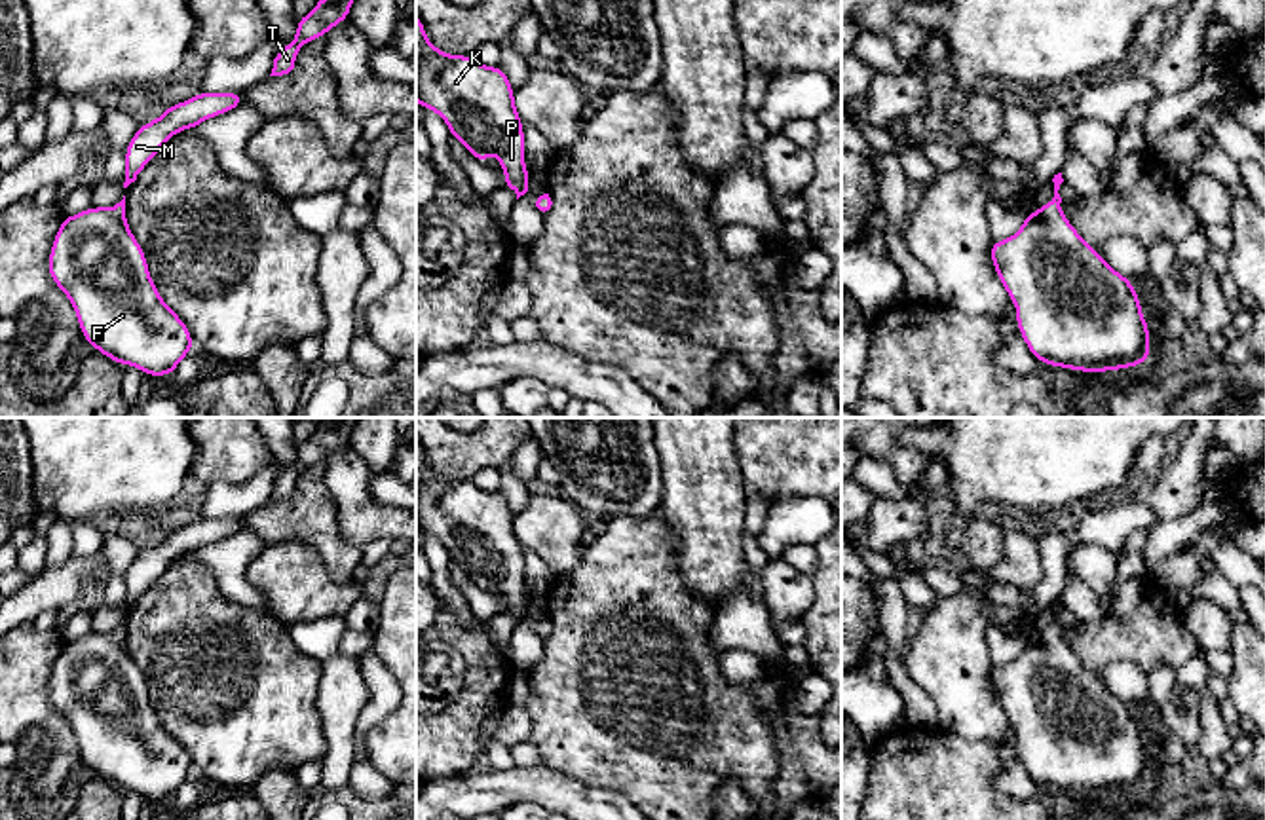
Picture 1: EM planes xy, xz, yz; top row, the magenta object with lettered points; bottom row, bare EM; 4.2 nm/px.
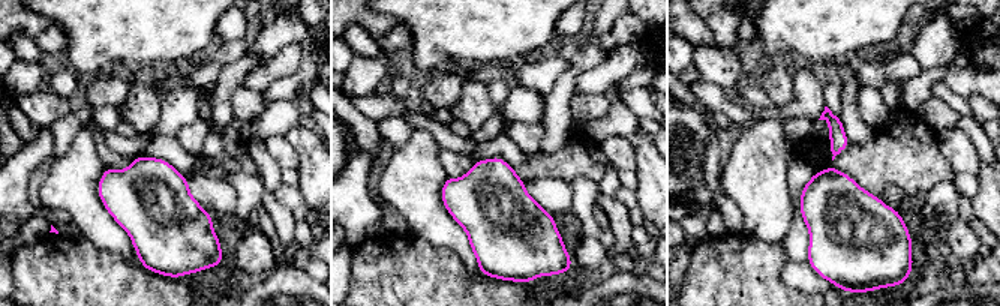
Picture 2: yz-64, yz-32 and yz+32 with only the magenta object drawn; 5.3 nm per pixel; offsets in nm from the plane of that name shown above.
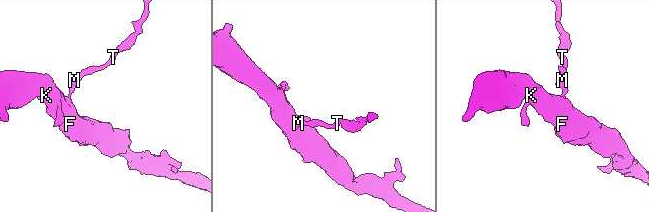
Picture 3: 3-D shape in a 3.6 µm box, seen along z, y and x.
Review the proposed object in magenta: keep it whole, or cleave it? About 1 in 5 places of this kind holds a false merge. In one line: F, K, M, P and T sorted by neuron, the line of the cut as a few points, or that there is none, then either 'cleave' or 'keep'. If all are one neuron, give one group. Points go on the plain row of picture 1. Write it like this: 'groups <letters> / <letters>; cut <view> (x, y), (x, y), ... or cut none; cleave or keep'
groups F K M P T; cut none; keep

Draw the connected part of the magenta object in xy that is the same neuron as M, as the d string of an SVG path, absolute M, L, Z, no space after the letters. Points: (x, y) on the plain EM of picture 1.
M199 516L188 526L167 531L158 545L139 550L137 558L125 571L123 613L137 606L146 588L165 571L165 568L175 558L184 554L196 554L201 547L226 539L237 531L243 531L243 516Z

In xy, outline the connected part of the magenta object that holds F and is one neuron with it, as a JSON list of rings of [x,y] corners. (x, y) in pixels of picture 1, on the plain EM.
[[[125,621],[103,634],[89,632],[63,642],[49,676],[51,706],[68,721],[78,740],[82,763],[116,790],[137,792],[144,801],[171,801],[194,774],[186,748],[161,725],[142,672],[125,643]]]

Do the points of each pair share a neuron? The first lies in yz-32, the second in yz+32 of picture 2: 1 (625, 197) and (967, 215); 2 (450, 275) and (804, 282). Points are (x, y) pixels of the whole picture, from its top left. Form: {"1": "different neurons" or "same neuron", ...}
{"1": "same neuron", "2": "different neurons"}

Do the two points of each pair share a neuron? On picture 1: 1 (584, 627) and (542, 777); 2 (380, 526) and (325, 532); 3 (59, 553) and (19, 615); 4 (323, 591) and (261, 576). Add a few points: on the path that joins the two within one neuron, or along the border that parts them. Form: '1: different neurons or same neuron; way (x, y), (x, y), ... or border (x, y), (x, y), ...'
1: different neurons; border (542, 762), (584, 786)
2: different neurons; border (327, 486), (337, 505), (339, 534), (361, 551)
3: different neurons; border (75, 555), (59, 566), (46, 570)
4: same neuron; way (308, 591), (289, 576), (276, 576)

